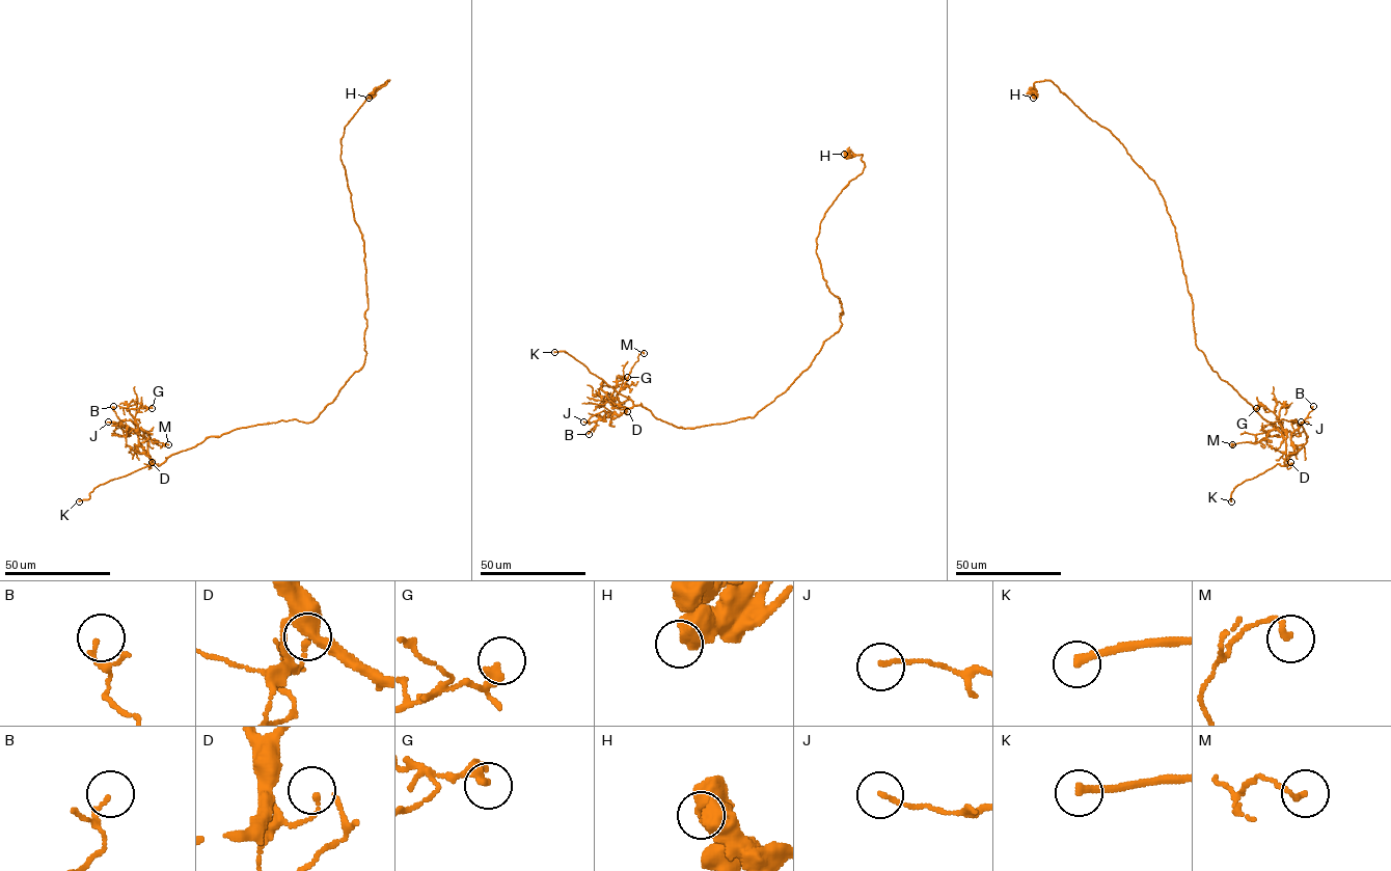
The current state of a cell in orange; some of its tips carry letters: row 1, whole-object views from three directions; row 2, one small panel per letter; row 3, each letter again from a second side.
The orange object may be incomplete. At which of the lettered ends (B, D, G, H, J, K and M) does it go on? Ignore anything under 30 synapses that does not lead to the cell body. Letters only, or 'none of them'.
K

